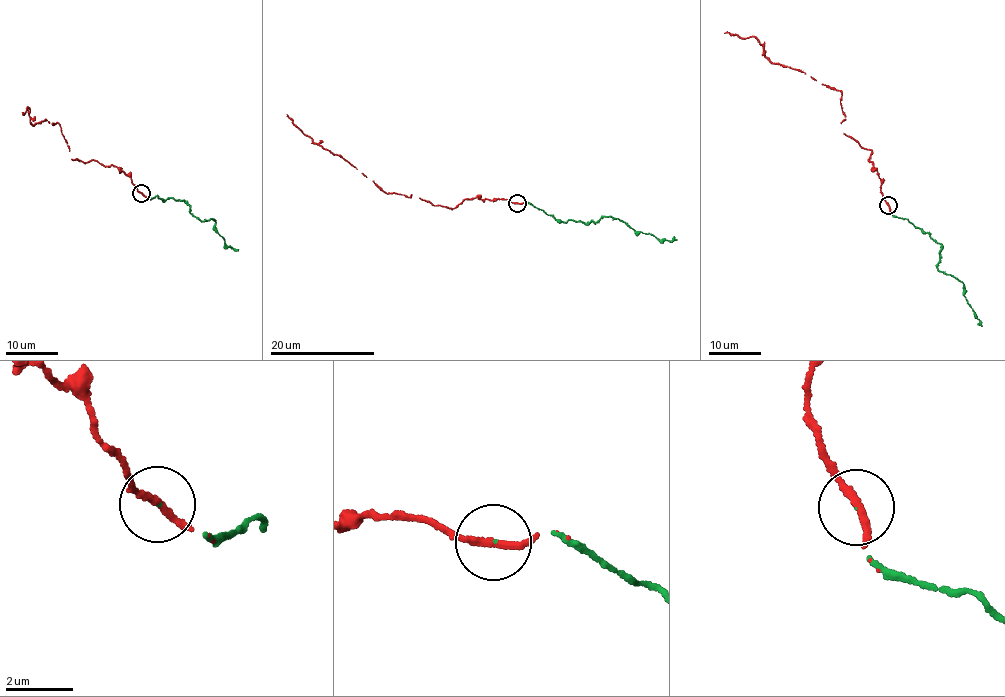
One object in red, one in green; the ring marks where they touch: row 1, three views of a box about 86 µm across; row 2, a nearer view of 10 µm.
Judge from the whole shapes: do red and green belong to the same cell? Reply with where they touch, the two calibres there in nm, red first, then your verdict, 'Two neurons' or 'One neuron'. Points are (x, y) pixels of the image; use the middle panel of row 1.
Place: (517, 203). Thickness 200 nm (red) against 30 nm. One neuron

